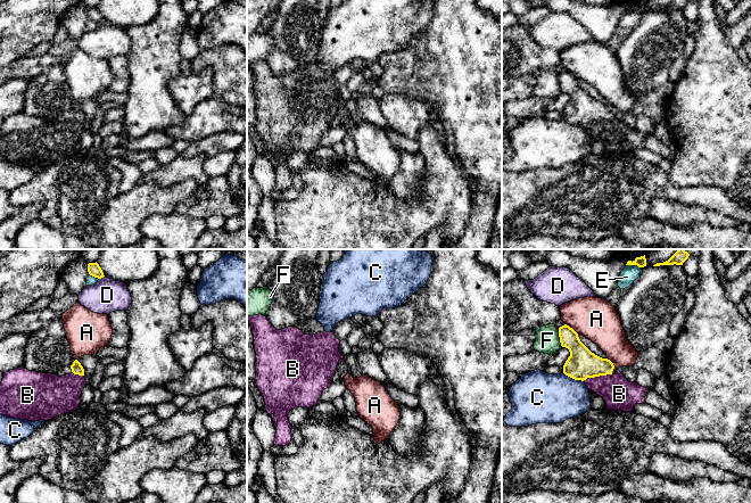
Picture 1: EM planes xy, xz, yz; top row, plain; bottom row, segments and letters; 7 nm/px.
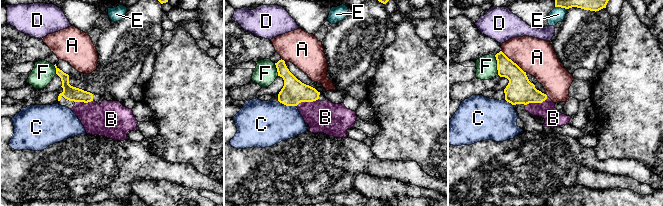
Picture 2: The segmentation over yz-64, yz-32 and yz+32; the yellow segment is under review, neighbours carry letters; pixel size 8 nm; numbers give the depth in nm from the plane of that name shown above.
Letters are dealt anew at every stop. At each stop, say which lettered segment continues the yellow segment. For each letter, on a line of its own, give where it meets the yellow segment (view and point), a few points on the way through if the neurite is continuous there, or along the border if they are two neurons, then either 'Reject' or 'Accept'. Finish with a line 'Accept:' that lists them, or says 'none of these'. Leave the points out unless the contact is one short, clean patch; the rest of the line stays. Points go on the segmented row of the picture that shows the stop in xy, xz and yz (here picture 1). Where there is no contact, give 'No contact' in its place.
A: Touches yellow at yz (571, 328). Boundary: yz (566, 323), (577, 334). Reject
B: Touches yellow at yz (596, 376). Path across: yz (582, 363), (596, 376), (619, 394). Accept
C: Touches yellow at yz (574, 378). Reject
D: Touches yellow at xy (101, 277). Reject
E: Touches yellow at xy (93, 275). Reject
F: Touches yellow at yz (560, 338). Reject
Accept: B

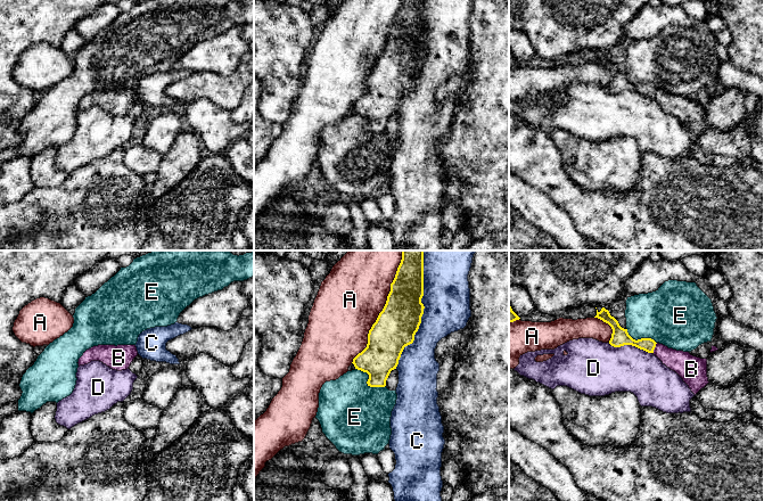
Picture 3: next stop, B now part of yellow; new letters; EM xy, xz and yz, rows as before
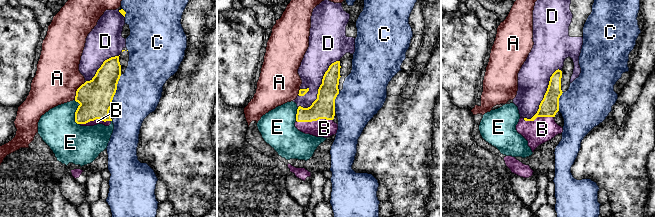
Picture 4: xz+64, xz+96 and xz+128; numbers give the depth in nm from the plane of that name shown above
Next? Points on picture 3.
A: Touches yellow at xz (384, 306). Reject
B: Touches yellow at yz (654, 348). Path across: yz (621, 337), (648, 344), (654, 348), (683, 363). Accept
C: Touches yellow at xz (422, 311). Reject
D: Touches yellow at yz (630, 344). Reject
E: Touches yellow at xz (367, 382). Reject
Accept: B

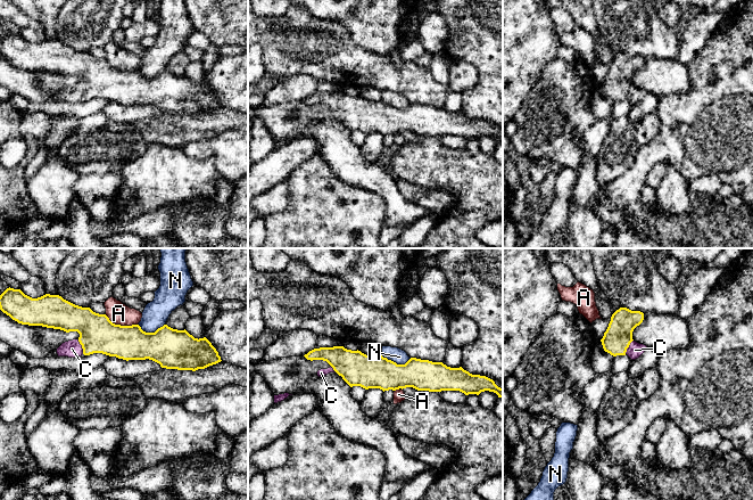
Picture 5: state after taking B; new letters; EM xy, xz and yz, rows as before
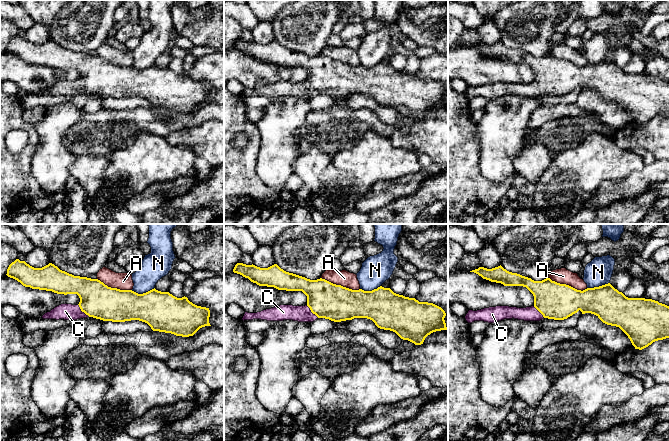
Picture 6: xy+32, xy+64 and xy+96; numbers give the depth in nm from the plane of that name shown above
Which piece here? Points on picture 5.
A: Touches yellow at xy (120, 325). Reject
C: Touches yellow at xy (82, 346). Path across: xy (98, 334), (82, 346), (72, 349). Accept
N: Touches yellow at xz (395, 362). Reject
Accept: C

